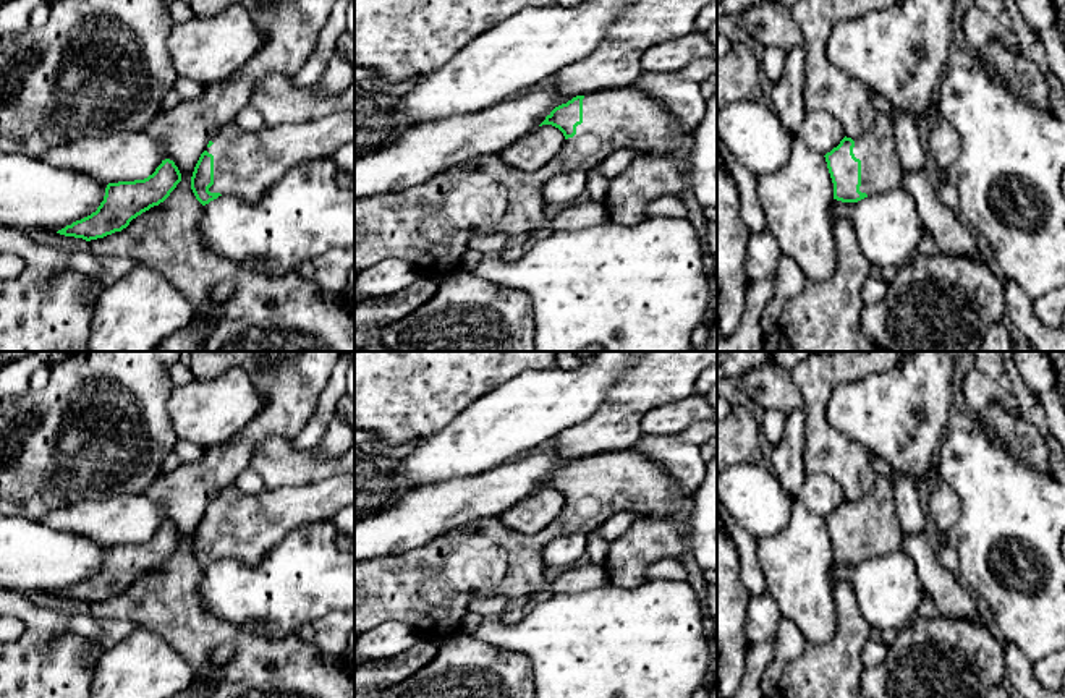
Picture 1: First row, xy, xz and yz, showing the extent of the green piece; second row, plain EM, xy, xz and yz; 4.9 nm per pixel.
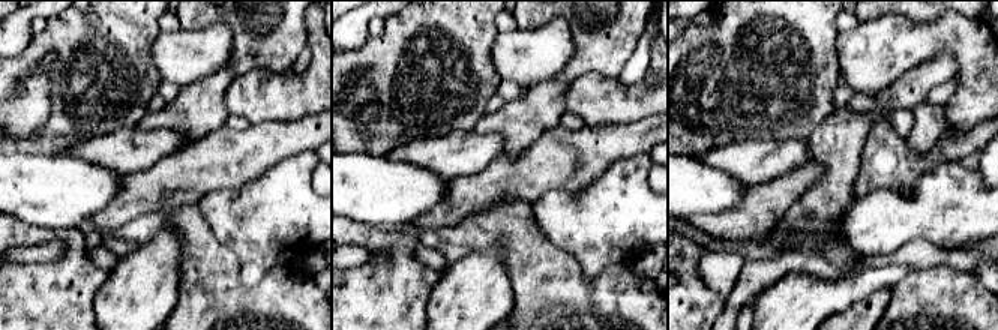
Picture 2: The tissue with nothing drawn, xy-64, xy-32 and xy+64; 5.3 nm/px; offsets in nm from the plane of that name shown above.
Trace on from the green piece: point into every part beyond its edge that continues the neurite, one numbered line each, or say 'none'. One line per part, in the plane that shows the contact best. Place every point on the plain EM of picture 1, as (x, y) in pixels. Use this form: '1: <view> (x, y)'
1: xy (245, 527)

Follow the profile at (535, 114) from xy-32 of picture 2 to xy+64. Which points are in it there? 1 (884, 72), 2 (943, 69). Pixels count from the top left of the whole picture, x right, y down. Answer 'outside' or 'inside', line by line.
1: outside
2: inside

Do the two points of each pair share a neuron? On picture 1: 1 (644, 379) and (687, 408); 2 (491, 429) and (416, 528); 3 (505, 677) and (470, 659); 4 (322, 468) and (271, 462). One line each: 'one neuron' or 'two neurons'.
1: two neurons
2: two neurons
3: one neuron
4: one neuron

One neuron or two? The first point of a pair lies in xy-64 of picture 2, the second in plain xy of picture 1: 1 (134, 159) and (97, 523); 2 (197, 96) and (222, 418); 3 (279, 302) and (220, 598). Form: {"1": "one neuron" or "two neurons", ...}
{"1": "one neuron", "2": "two neurons", "3": "two neurons"}

